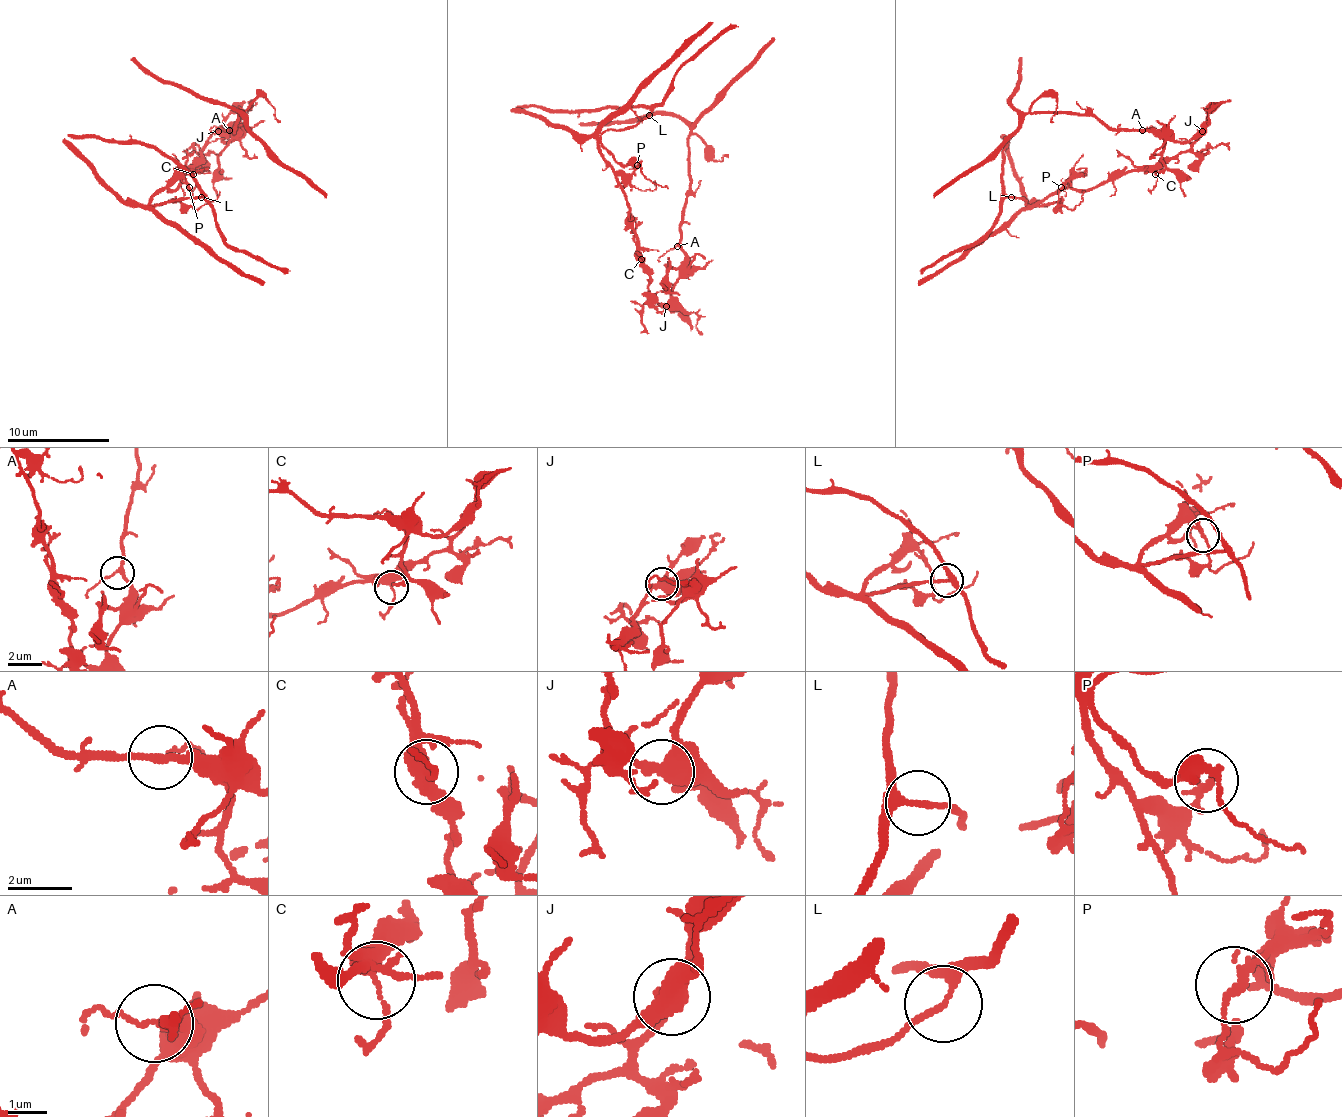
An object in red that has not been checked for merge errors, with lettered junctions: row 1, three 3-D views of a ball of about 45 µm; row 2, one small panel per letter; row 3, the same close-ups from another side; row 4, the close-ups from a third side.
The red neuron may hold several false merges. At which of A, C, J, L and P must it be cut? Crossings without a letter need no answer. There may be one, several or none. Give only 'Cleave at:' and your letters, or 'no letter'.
Cleave at: J, P

